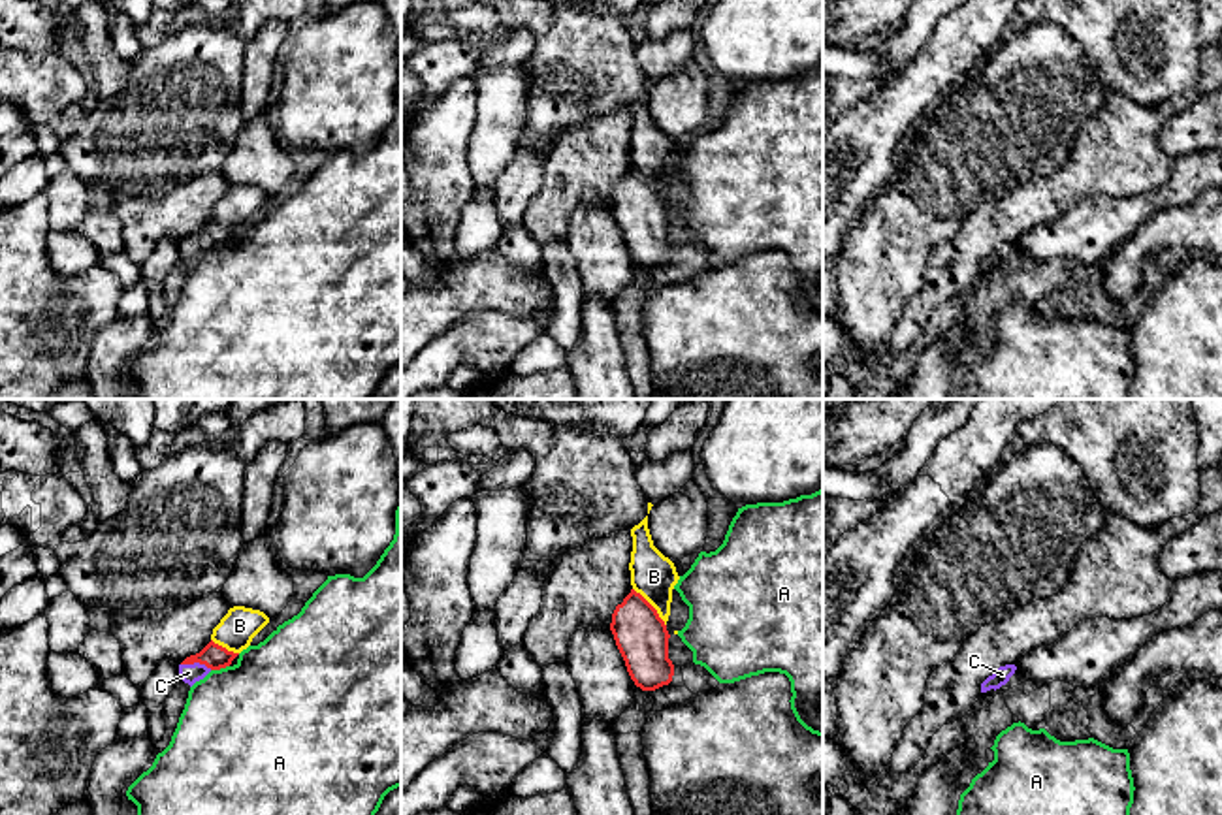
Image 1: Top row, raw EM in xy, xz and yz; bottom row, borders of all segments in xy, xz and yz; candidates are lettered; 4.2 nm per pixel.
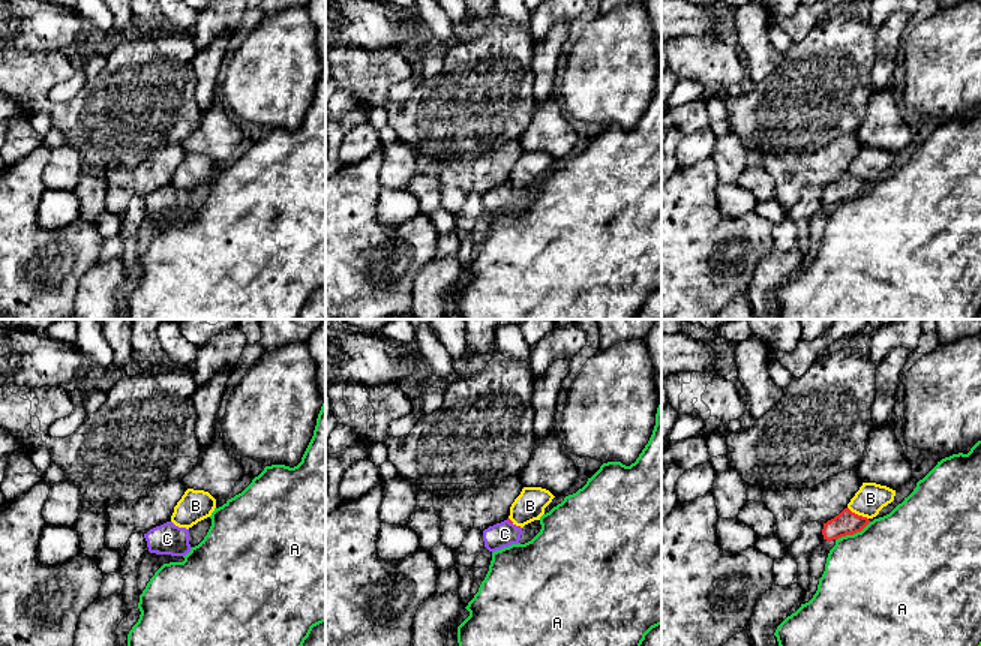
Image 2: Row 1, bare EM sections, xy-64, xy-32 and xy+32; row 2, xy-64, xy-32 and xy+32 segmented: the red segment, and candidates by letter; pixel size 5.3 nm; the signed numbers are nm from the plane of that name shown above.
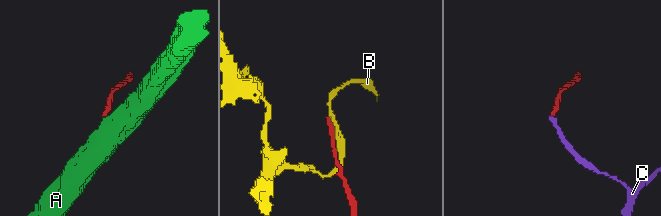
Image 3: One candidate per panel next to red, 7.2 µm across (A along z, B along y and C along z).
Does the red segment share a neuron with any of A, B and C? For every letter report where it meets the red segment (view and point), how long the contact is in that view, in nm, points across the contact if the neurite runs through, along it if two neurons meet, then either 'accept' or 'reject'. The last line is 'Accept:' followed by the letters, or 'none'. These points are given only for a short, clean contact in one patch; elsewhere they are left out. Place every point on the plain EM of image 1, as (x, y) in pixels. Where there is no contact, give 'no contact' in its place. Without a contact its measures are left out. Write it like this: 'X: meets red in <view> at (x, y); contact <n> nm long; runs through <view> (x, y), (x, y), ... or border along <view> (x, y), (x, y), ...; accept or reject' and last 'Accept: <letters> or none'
A: meets red in xy at (219, 247); contact 80 nm long; border along xy (228, 243), (211, 249); reject
B: meets red in xz at (652, 185); contact 220 nm long; reject
C: meets red in xy at (196, 239); contact 140 nm long; runs through xy (213, 234), (206, 239), (196, 239), (189, 251); accept
Accept: C

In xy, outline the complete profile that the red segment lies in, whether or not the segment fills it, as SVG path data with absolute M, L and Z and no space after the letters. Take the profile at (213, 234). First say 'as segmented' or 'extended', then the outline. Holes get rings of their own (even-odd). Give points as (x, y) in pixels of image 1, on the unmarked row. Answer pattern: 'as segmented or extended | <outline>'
extended | M213 218L196 233L186 235L179 243L179 252L190 265L203 258L211 248L220 248L232 243L239 232L228 230Z

